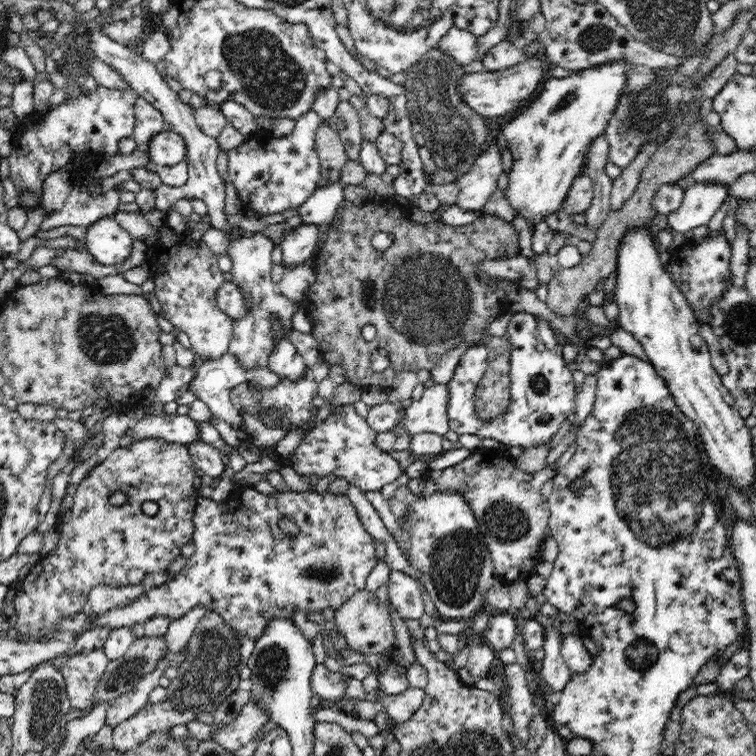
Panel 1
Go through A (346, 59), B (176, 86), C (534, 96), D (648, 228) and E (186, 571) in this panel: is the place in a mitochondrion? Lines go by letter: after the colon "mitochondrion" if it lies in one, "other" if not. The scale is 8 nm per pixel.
A: other
B: other
C: other
D: other
E: other

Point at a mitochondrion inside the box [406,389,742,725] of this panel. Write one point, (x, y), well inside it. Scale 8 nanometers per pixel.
(653, 485)

